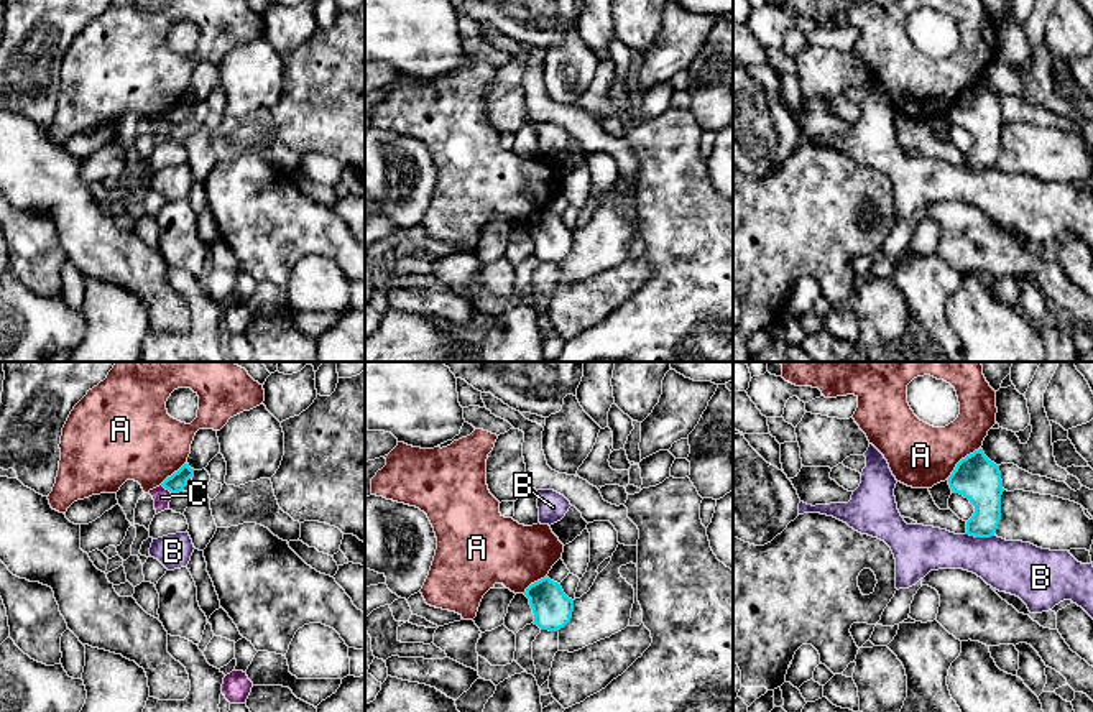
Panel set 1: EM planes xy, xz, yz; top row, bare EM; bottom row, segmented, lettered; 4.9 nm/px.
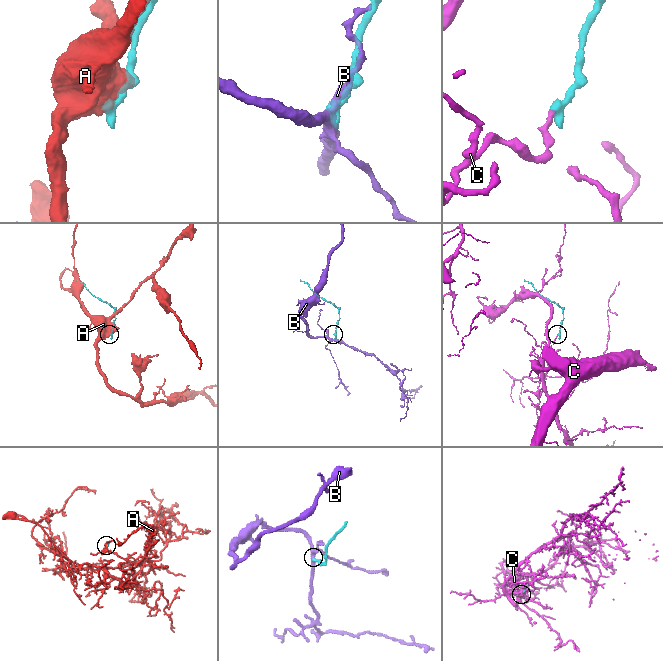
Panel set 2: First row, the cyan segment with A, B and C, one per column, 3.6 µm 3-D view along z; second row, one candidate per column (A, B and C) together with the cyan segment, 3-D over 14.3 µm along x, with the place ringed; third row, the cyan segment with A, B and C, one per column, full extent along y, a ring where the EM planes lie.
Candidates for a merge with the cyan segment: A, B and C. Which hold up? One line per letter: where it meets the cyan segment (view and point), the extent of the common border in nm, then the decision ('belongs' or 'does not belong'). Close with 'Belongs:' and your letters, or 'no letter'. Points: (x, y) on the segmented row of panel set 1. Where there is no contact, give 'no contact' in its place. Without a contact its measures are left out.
A: yz (960, 461) | 220 nm | does not belong
B: yz (980, 536) | 150 nm | does not belong
C: xy (166, 489) | 80 nm | does not belong
Belongs: no letter

